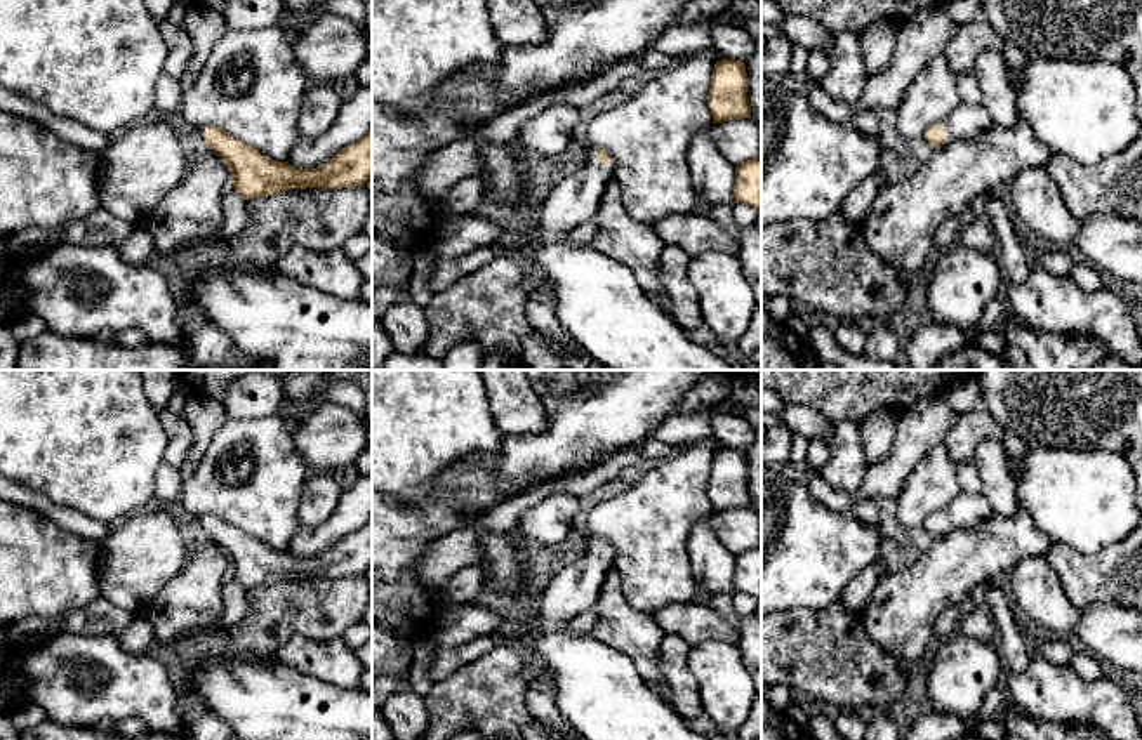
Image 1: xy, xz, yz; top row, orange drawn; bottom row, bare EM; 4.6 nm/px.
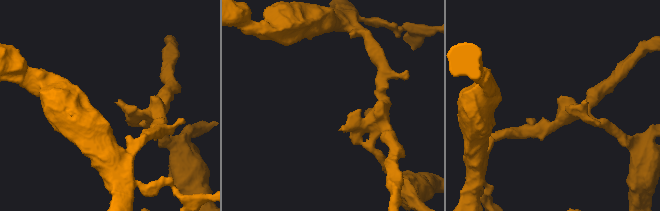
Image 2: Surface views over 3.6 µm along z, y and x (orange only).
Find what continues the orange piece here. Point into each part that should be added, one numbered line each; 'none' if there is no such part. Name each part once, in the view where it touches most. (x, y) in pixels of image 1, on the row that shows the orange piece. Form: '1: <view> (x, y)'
1: xz (577, 191)

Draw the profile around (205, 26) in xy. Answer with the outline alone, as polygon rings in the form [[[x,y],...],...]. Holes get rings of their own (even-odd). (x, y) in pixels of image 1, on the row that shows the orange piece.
[[[186,5],[183,17],[184,30],[193,40],[193,56],[181,76],[183,89],[188,92],[198,80],[217,40],[228,31],[224,17],[219,10],[202,5]]]

